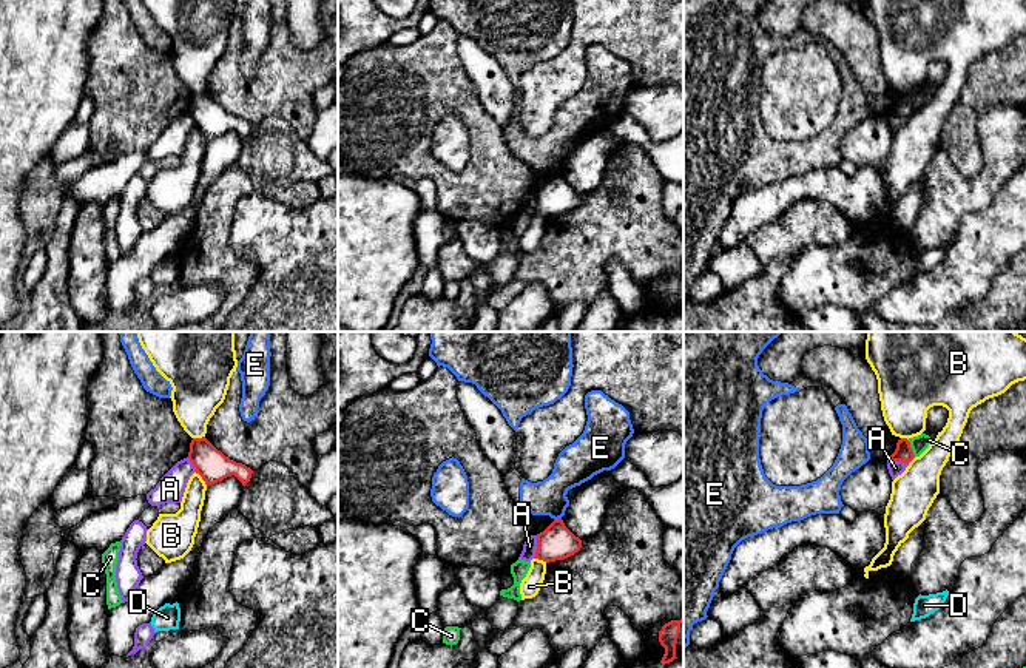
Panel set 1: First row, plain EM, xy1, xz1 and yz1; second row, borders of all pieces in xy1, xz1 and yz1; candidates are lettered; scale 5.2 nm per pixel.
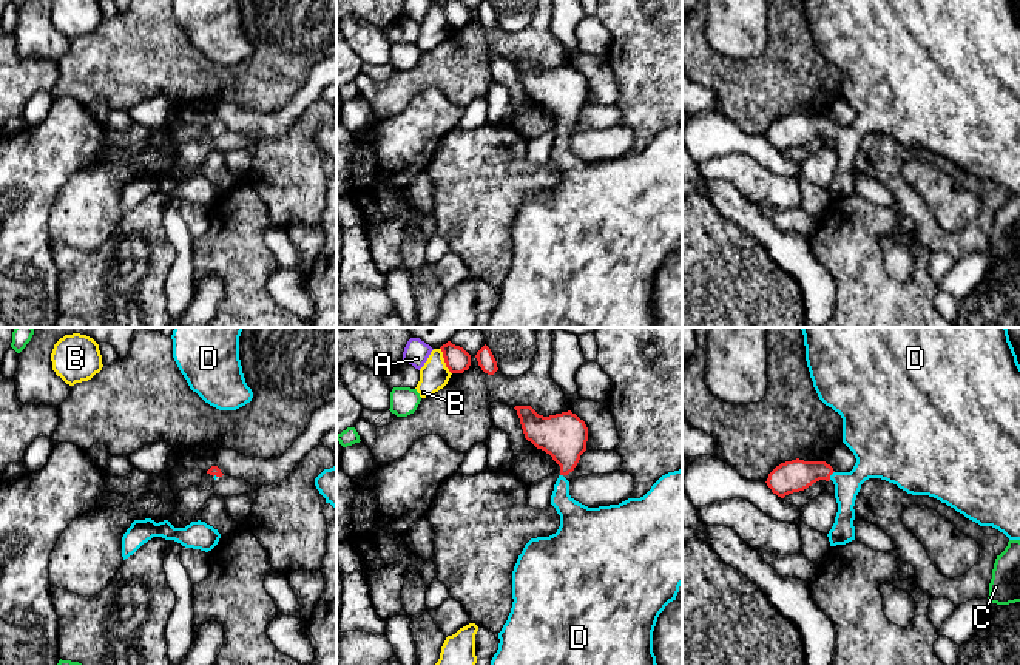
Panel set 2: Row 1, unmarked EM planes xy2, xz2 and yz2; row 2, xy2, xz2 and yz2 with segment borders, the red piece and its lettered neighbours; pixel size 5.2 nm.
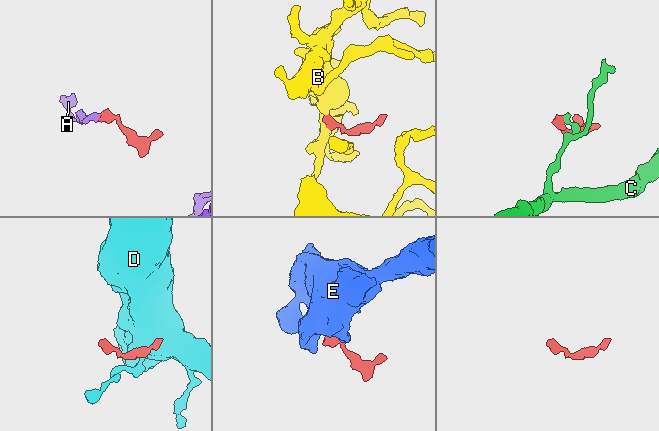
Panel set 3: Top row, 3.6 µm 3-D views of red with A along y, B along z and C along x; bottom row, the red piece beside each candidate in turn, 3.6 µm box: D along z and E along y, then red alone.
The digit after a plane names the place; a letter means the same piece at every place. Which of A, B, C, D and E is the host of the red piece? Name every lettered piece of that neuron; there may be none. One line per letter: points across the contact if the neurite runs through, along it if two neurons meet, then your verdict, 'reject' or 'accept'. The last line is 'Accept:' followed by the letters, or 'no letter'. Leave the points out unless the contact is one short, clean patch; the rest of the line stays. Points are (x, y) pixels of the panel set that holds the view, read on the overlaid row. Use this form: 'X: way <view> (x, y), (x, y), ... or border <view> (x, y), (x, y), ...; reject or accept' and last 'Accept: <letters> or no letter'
A: border xz1 (537, 536), (537, 549), (533, 557); reject
B: border xz2 (440, 347), (445, 366), (451, 374); reject
C: border yz1 (907, 440), (915, 455); reject
D: way yz2 (795, 475), (830, 474), (855, 477), (875, 457); accept
E: border xz1 (560, 517), (554, 520); reject
Accept: D

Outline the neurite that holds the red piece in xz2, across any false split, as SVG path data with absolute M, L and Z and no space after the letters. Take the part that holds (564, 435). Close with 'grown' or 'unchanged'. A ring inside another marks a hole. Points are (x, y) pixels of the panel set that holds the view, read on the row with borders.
M515 406L525 438L545 451L560 466L560 475L568 475L586 451L588 427L571 410L543 417L531 406Z; unchanged

